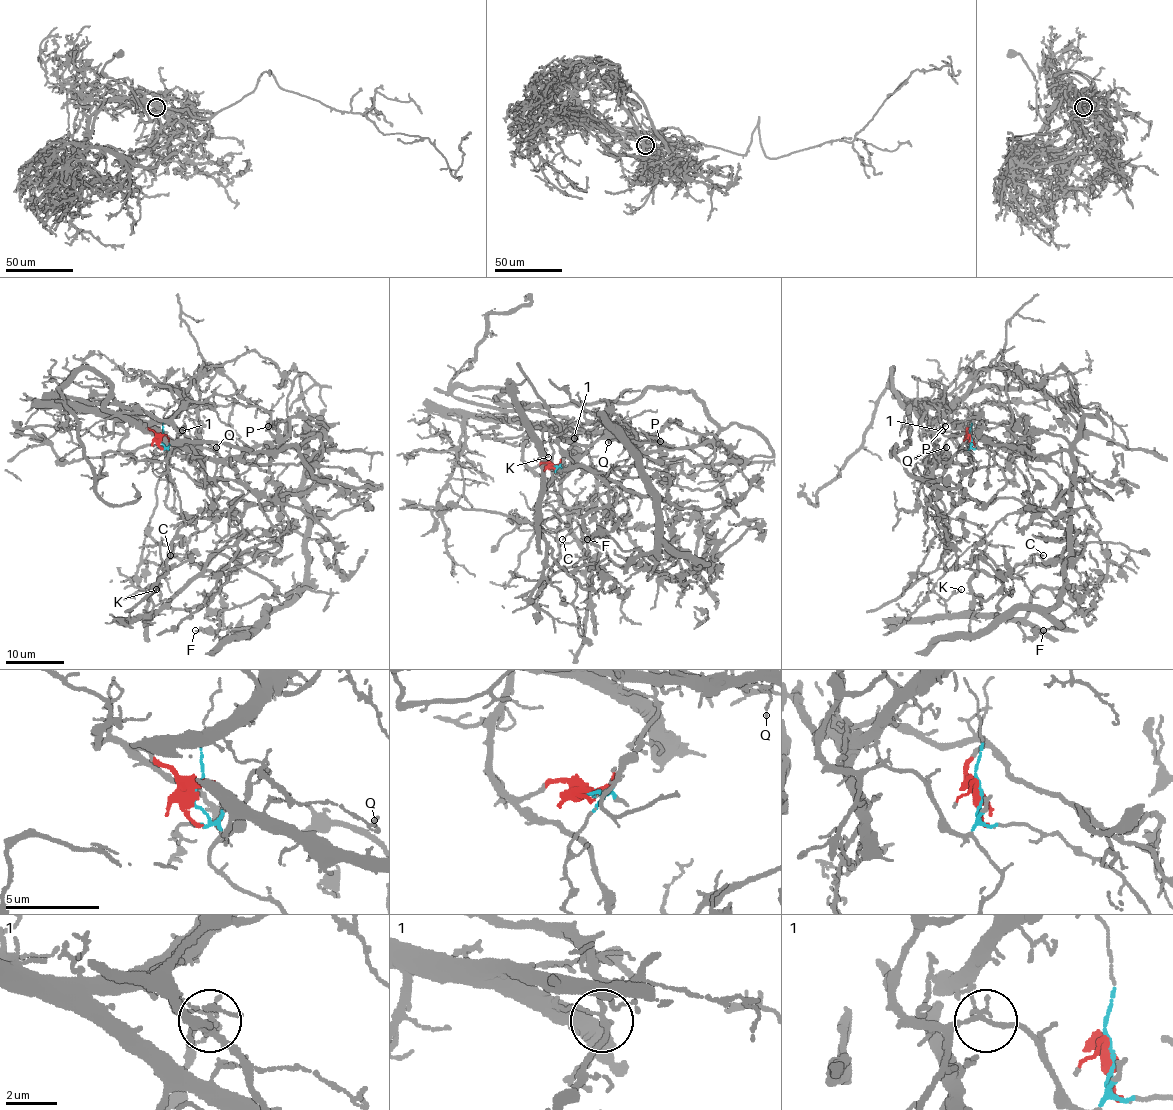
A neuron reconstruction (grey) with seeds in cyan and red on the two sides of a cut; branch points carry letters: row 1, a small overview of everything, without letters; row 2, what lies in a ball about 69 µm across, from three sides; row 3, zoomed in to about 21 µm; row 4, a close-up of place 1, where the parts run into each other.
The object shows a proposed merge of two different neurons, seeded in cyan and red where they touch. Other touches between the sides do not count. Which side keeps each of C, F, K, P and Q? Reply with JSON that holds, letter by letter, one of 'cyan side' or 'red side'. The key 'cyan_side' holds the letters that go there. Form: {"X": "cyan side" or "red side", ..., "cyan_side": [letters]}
{"C": "red side", "F": "red side", "K": "red side", "P": "cyan side", "Q": "cyan side", "cyan_side": ["P", "Q"]}

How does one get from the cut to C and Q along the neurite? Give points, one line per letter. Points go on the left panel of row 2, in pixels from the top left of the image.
C: (160, 438), (134, 417), (245, 462), (335, 445), (304, 464), (304, 536), (253, 528), (203, 566), (170, 555)
Q: (160, 438), (170, 451), (180, 432), (216, 451), (216, 446)

